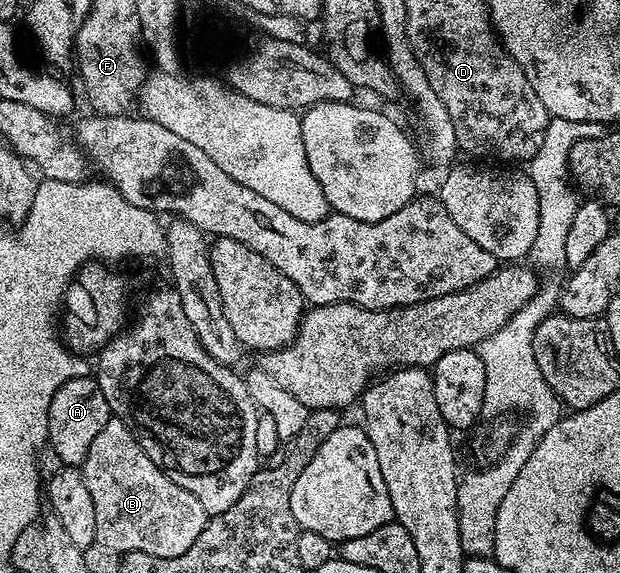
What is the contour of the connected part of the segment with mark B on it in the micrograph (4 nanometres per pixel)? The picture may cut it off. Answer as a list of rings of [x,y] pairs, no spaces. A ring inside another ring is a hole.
[[[115,415],[109,416],[106,427],[102,427],[94,443],[90,443],[82,472],[86,488],[90,490],[90,499],[94,499],[94,516],[98,522],[96,539],[112,547],[119,555],[128,551],[144,551],[149,555],[180,556],[190,549],[208,524],[209,514],[204,512],[202,503],[198,503],[190,491],[178,487],[178,483],[171,481],[157,467],[154,459],[146,455],[127,423]]]

